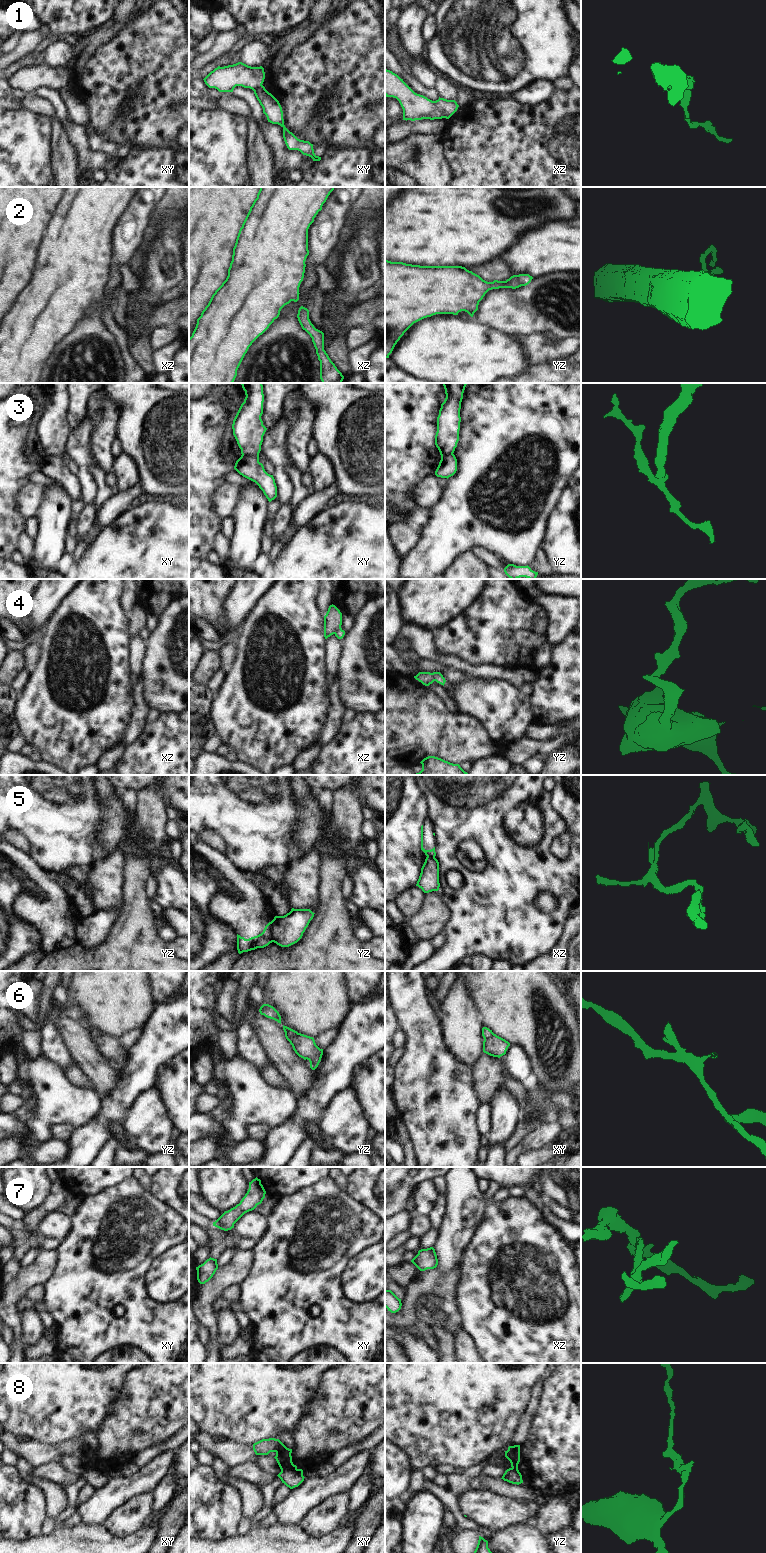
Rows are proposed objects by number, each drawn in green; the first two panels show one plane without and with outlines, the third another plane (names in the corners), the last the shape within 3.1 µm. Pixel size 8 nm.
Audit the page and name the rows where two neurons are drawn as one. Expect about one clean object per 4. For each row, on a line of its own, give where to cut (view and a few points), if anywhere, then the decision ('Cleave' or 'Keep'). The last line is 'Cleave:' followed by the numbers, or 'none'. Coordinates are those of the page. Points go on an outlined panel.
1: Split along xy (261, 84), (253, 90). Cleave
2: No split. Keep
3: Split along xy (242, 453), (258, 454). Cleave
4: Split along xz (340, 626), (334, 633). Cleave
5: Split along yz (270, 922), (270, 934), (273, 941). Cleave
6: Split along yz (285, 1032), (290, 1034), (298, 1033). Cleave
7: No split. Keep
8: Split along xy (296, 1468), (286, 1468), (281, 1471). Cleave
Cleave: 1, 3, 4, 5, 6, 8.

